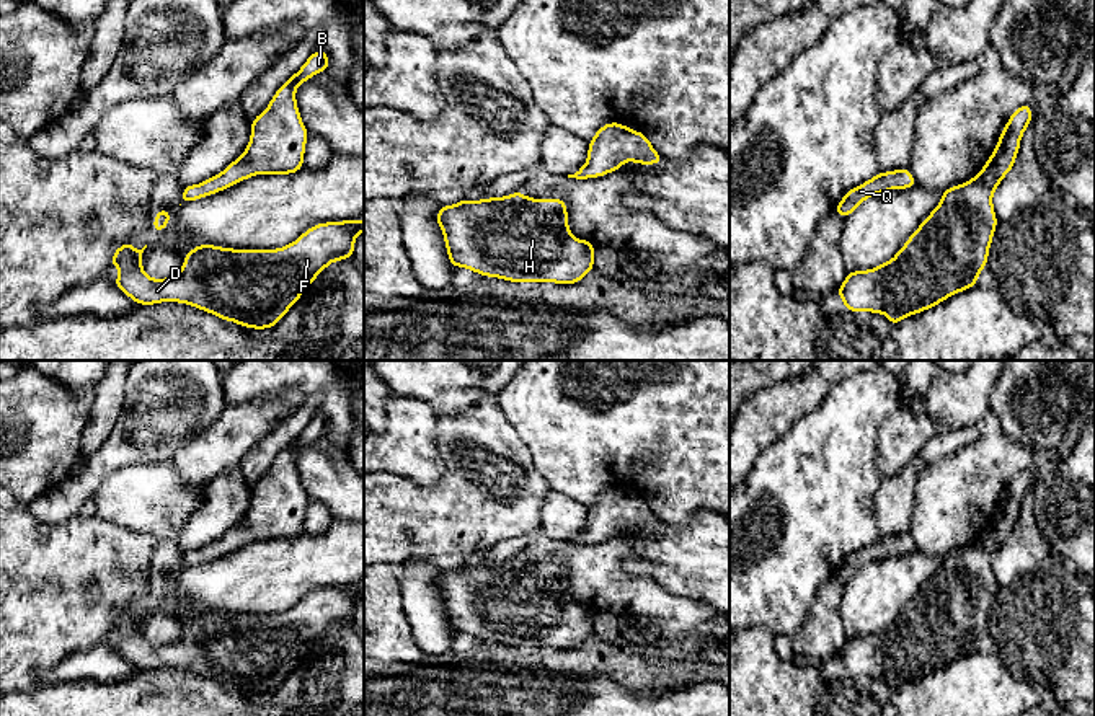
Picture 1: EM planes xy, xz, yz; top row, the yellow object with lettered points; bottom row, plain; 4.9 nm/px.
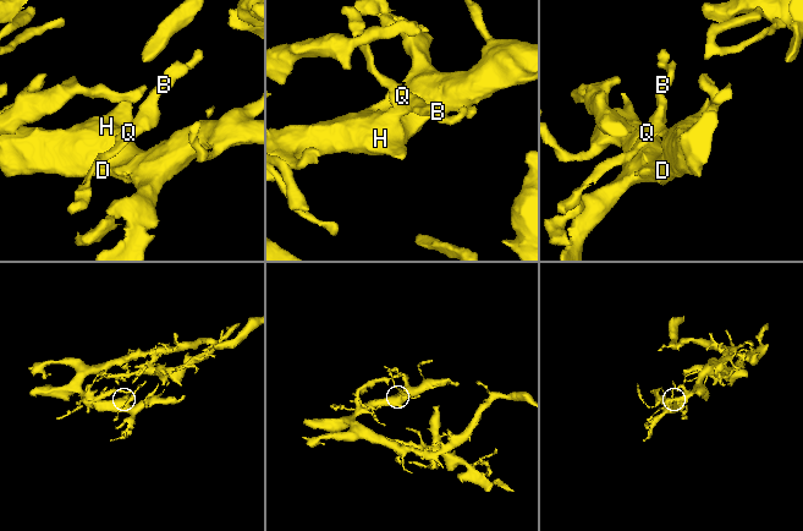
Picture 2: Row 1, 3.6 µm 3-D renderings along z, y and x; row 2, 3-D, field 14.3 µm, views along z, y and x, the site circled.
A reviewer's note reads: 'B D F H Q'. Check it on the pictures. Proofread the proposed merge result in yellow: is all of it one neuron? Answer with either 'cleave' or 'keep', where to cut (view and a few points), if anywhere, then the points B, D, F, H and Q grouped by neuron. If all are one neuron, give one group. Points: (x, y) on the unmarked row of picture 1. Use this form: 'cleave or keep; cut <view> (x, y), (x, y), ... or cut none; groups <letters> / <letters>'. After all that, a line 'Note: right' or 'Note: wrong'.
keep; cut none; groups B D F H Q
Note: right

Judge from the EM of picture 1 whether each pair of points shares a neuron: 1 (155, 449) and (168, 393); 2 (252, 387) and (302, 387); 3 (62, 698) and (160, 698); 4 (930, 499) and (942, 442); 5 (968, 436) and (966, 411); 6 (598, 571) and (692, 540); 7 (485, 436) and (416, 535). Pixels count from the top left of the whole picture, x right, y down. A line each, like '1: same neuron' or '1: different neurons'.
1: same neuron
2: same neuron
3: same neuron
4: different neurons
5: different neurons
6: different neurons
7: same neuron

